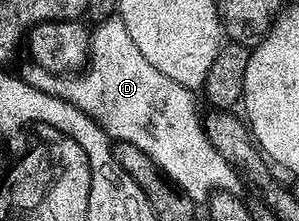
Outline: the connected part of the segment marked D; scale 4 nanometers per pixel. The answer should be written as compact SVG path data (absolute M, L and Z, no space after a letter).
M120 16L108 17L92 30L91 58L84 75L58 75L32 63L26 65L25 73L23 72L26 83L83 111L113 141L135 143L139 151L147 151L147 155L151 155L151 159L160 167L161 172L193 202L208 202L214 191L229 191L234 188L233 184L236 183L238 174L234 166L230 165L227 159L223 159L219 151L215 151L211 139L207 139L202 114L200 112L197 114L197 101L193 98L196 97L194 90L175 83L175 79L167 79L163 71L158 71L140 53L139 47L135 47L135 42L131 40L131 34Z

